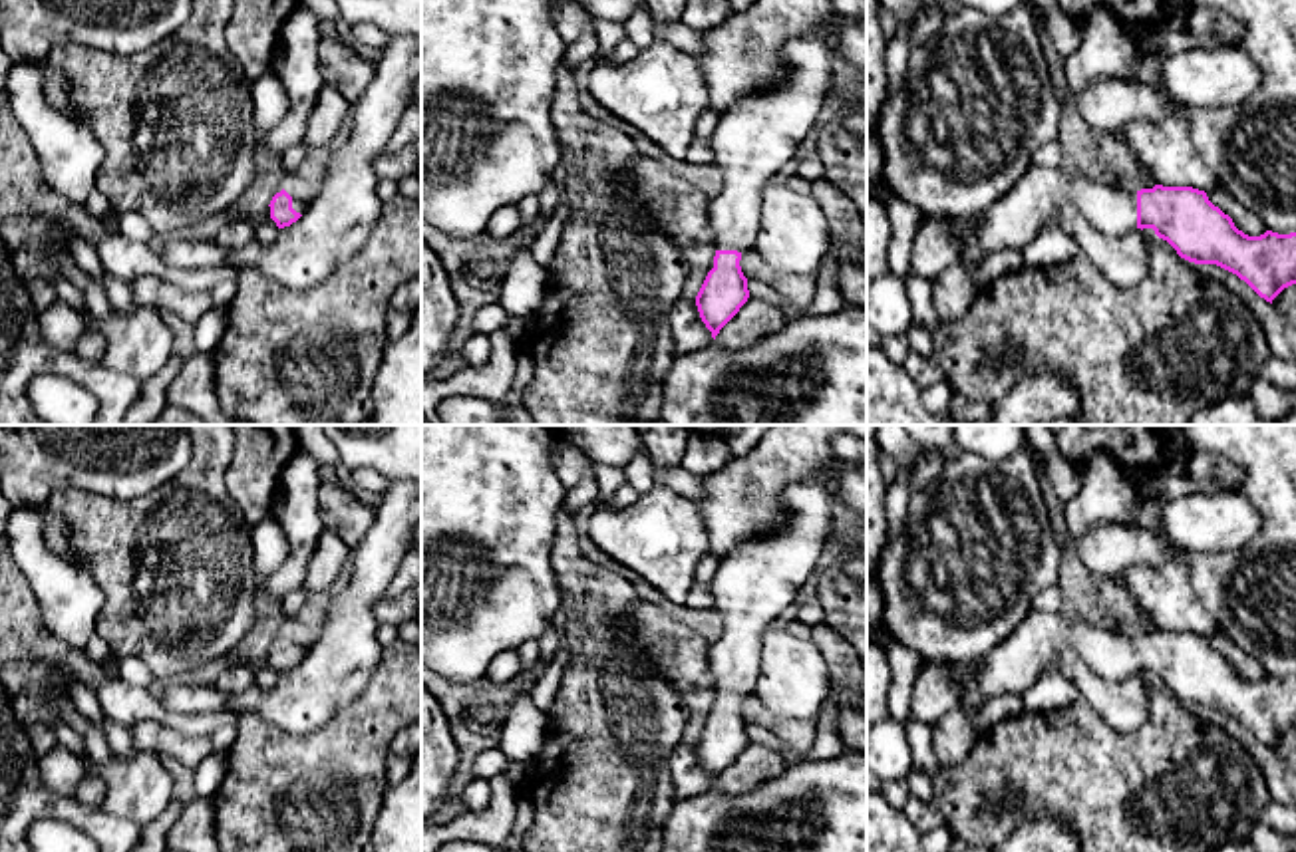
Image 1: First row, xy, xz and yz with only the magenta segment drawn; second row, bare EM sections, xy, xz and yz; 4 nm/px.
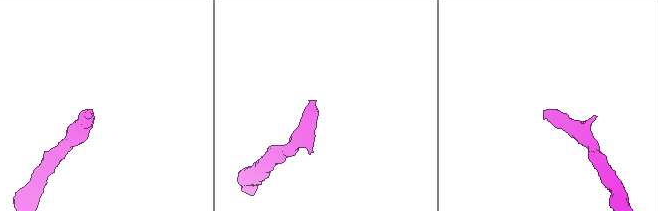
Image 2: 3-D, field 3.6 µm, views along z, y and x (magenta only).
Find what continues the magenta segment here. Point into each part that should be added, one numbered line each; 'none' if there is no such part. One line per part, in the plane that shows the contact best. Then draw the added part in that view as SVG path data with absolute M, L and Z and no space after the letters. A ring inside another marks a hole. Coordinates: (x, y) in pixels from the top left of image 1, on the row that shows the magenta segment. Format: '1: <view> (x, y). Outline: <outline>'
1: yz (1016, 217). Outline: M1032 165L1018 183L974 218L948 218L946 228L962 252L976 242L990 252L1024 250L1061 207L1073 207L1097 230L1123 236L1137 230L1137 191L1103 179L1071 179L1061 167Z

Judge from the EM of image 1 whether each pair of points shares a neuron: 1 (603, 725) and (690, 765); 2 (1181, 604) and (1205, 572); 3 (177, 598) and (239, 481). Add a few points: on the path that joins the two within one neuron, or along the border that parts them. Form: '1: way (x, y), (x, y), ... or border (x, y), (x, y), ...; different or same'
1: border (680, 741), (668, 759), (674, 801); different
2: border (1187, 567), (1187, 576), (1199, 602), (1219, 626); different
3: border (233, 451), (227, 463), (225, 489), (251, 525); different

